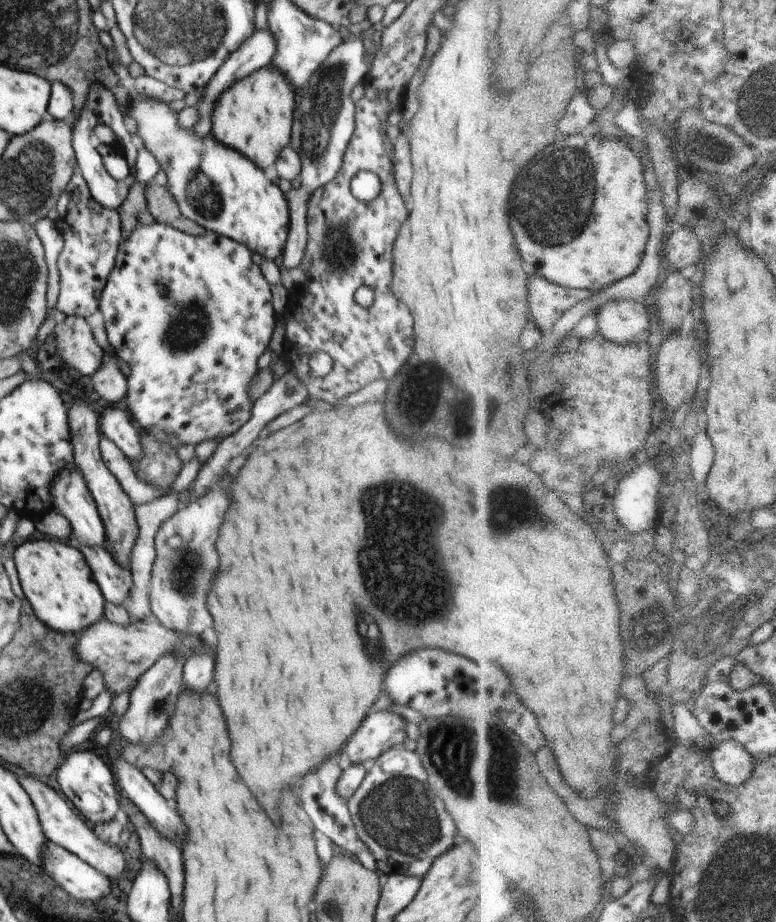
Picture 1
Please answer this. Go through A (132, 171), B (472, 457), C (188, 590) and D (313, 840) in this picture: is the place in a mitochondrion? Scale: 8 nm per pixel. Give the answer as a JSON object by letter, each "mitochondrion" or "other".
{"A":"other","B":"other","C":"mitochondrion","D":"other"}

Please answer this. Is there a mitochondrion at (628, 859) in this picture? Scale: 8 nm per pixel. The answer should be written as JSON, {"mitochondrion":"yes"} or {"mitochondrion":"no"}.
{"mitochondrion":"no"}

